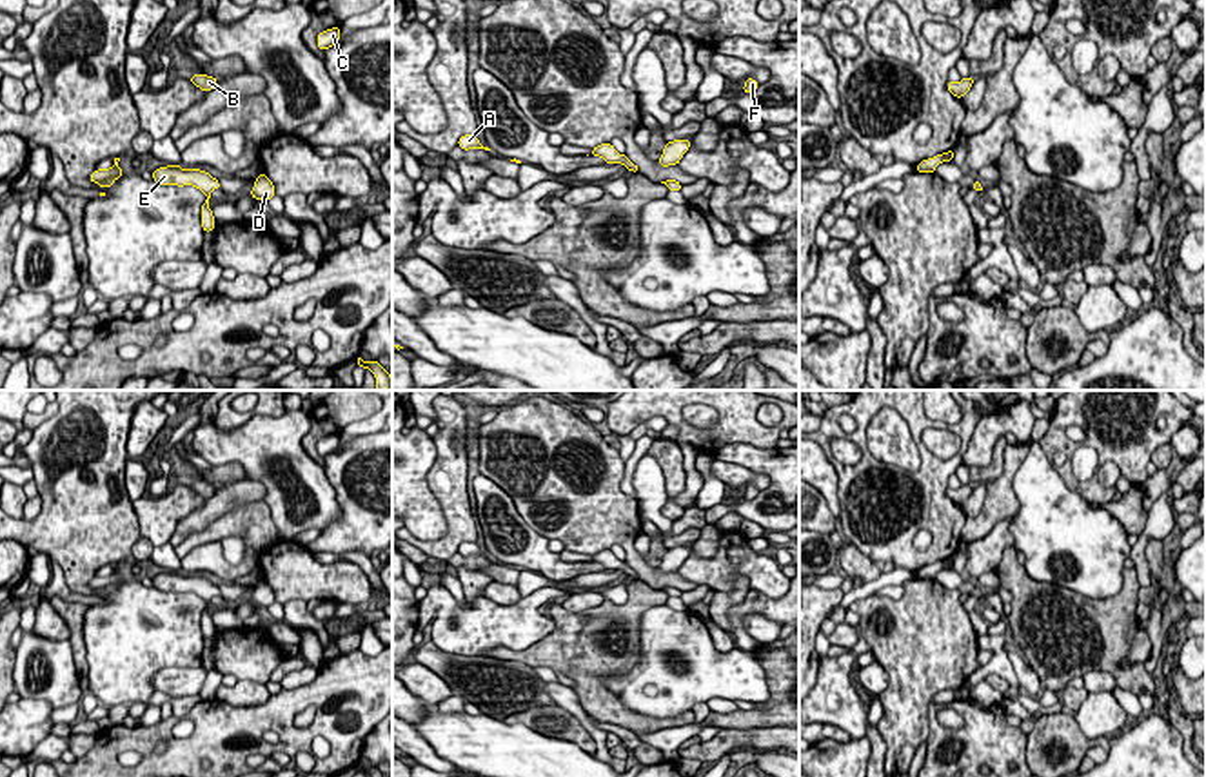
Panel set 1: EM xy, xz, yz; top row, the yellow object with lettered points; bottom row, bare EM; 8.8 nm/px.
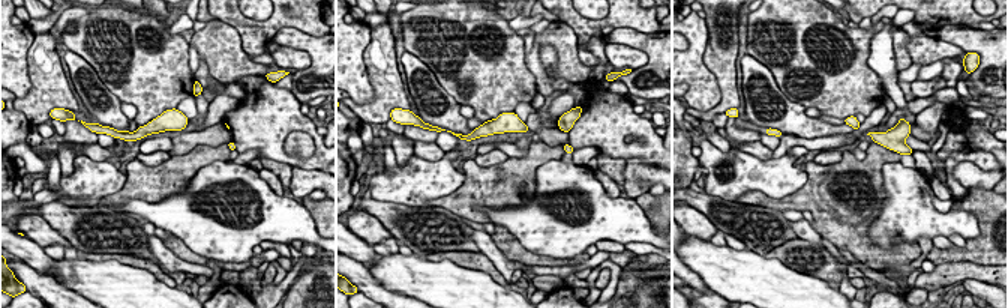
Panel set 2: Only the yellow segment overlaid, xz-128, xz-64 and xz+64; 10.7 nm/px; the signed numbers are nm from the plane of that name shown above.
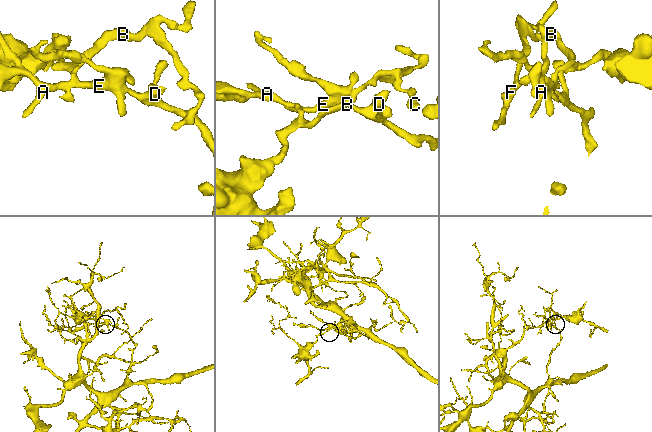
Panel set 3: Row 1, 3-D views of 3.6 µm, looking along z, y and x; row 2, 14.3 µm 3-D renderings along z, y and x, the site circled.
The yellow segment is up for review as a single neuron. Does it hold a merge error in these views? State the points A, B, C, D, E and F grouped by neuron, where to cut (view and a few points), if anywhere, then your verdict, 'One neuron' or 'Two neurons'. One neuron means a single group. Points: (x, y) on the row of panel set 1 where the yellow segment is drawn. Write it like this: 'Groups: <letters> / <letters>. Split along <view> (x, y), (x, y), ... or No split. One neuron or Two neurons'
Groups: A B C D E F. No split. One neuron

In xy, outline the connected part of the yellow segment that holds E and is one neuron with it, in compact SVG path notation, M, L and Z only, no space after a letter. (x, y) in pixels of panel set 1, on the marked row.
M167 165L153 171L153 180L162 185L178 185L178 187L193 185L200 189L207 196L200 214L203 232L214 231L216 223L214 223L213 211L209 209L209 200L214 189L222 189L216 178L213 178L209 172L200 171L196 167L182 169L180 165Z

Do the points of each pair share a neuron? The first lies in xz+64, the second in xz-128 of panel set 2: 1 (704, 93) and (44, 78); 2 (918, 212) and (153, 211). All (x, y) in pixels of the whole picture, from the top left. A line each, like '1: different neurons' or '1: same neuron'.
1: different neurons
2: same neuron

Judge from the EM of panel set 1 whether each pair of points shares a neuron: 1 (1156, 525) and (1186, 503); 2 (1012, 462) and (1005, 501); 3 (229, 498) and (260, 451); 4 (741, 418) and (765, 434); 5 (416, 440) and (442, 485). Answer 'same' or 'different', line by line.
1: different
2: same
3: different
4: same
5: different

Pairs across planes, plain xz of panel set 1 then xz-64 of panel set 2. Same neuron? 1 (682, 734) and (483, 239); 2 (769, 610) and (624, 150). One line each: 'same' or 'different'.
1: same
2: different

